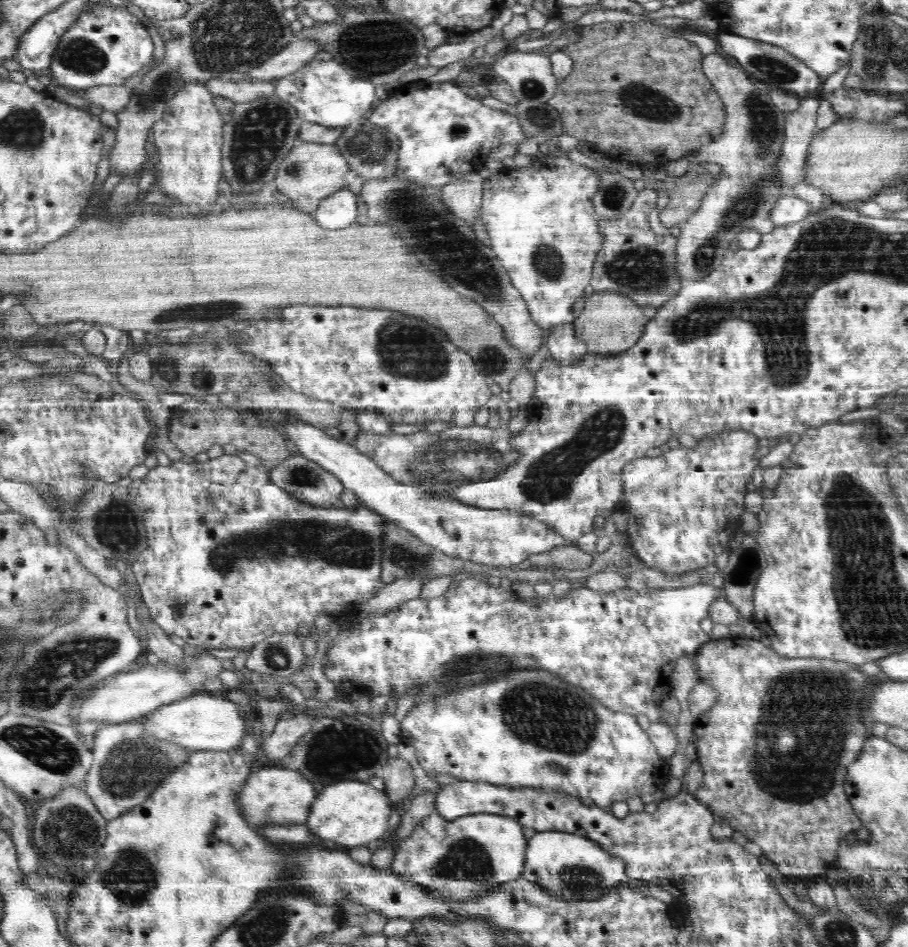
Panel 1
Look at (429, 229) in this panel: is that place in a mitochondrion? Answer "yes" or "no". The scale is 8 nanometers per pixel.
yes

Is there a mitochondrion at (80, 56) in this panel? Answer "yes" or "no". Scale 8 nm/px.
yes

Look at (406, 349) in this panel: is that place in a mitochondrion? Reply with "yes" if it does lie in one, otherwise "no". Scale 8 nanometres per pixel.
yes

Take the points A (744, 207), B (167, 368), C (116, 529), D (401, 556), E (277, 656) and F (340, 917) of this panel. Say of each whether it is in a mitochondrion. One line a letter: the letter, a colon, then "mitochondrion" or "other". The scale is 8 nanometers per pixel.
A: mitochondrion
B: mitochondrion
C: mitochondrion
D: mitochondrion
E: mitochondrion
F: other

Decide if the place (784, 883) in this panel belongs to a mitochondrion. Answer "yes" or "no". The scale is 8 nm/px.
no

